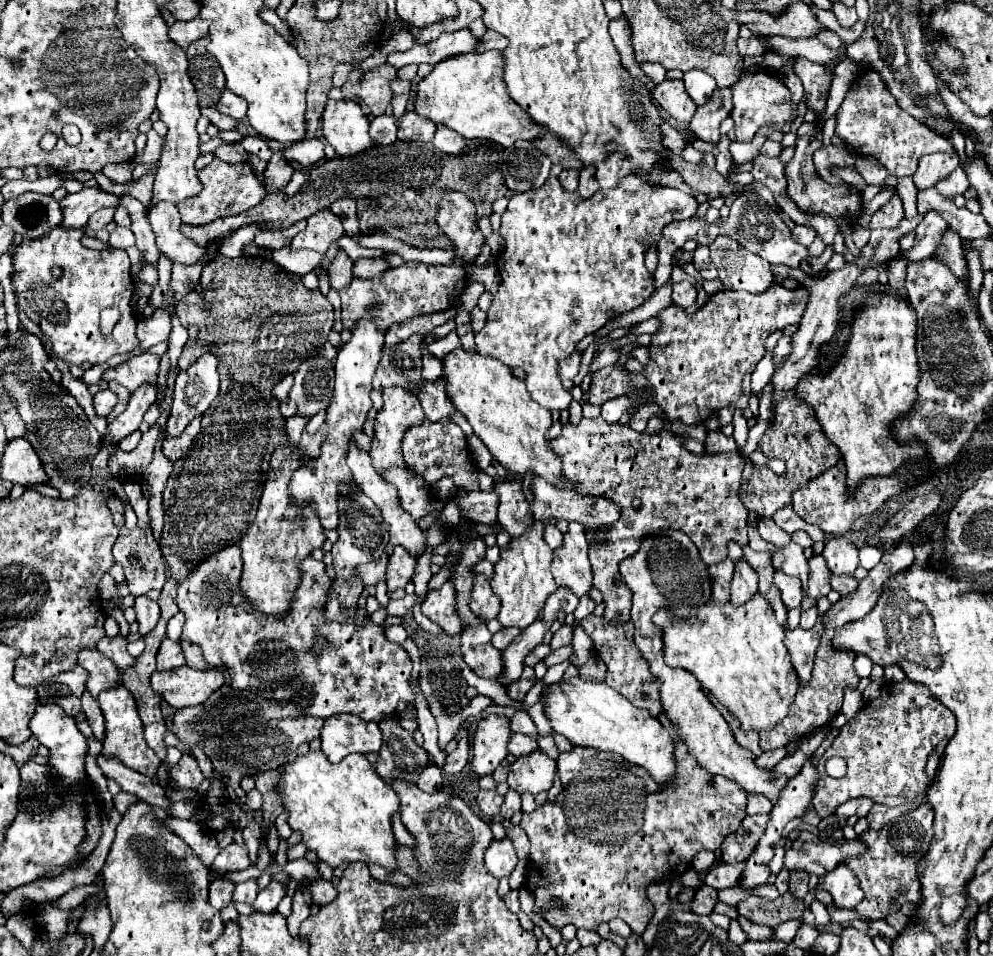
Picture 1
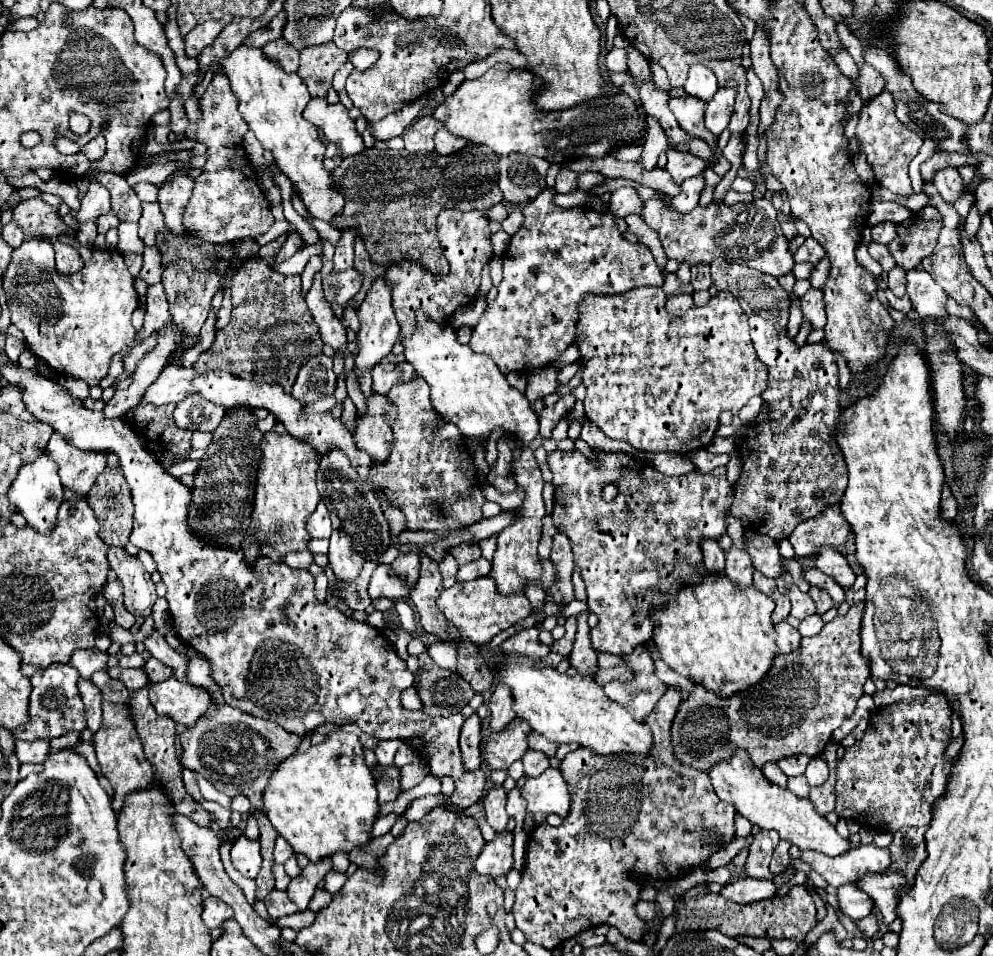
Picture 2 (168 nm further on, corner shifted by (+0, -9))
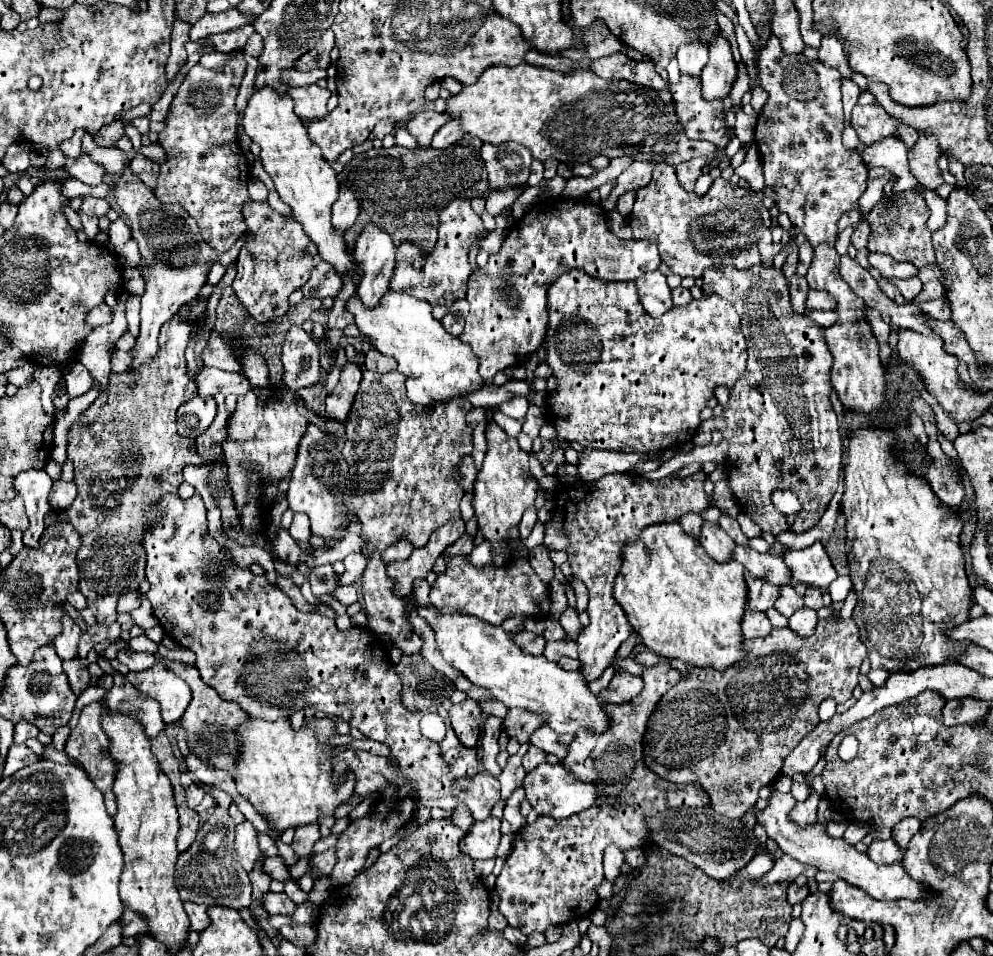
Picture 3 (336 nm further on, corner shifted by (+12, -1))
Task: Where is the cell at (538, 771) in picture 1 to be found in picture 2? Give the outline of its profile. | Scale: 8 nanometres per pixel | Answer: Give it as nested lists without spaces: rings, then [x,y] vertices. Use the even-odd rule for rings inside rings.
[[[549,767],[539,777],[527,777],[519,793],[527,801],[527,811],[531,813],[559,813],[561,817],[569,813],[571,797],[559,769]]]

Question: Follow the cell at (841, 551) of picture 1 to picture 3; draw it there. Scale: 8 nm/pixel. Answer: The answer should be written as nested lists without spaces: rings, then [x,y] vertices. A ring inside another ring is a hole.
[[[821,543],[799,551],[787,551],[783,561],[791,571],[793,583],[805,583],[811,587],[827,589],[829,583],[837,579],[837,573]]]

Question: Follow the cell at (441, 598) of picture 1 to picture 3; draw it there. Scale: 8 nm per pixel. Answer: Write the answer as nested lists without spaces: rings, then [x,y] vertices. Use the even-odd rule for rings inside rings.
[[[467,555],[445,557],[447,569],[431,585],[429,599],[441,611],[461,611],[485,619],[487,623],[501,625],[513,615],[547,619],[551,611],[551,587],[541,581],[529,565],[529,559],[513,559],[511,565],[503,567],[475,567]]]

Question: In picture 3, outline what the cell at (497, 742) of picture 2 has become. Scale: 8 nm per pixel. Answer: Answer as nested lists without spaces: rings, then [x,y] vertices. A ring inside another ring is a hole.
[[[509,709],[507,717],[505,717],[509,737],[515,737],[519,743],[527,743],[531,733],[537,727],[541,727],[543,723],[545,723],[545,719],[539,713],[531,713],[525,709]]]

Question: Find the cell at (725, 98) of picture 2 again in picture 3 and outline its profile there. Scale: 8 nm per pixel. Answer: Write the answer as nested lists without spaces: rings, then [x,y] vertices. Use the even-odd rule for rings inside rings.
[[[719,31],[709,41],[709,61],[701,73],[705,99],[709,99],[709,101],[725,99],[735,77],[737,77],[737,65],[733,61],[731,43]]]

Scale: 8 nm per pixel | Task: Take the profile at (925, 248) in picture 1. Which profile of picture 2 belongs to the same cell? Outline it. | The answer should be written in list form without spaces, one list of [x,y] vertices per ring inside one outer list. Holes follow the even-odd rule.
[[[895,265],[891,271],[889,271],[889,281],[887,281],[887,285],[889,285],[889,289],[895,293],[895,295],[905,295],[905,277],[907,277],[907,269],[903,269],[898,265]]]

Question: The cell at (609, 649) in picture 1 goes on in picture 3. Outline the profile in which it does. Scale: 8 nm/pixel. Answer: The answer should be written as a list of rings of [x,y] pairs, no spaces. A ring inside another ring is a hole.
[[[619,673],[619,679],[611,679],[609,687],[605,691],[601,691],[601,699],[609,701],[609,703],[627,703],[629,699],[633,699],[643,683],[641,677],[633,677],[629,673]]]

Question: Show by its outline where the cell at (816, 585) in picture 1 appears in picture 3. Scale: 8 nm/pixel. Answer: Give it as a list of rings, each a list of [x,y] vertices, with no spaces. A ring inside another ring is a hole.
[[[807,587],[805,591],[805,607],[809,609],[821,609],[823,607],[823,591],[821,589],[813,589],[813,587]]]

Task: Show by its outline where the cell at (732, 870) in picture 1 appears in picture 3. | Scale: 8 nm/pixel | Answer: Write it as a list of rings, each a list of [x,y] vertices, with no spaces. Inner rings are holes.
[[[781,855],[779,859],[775,859],[773,869],[771,869],[767,875],[763,875],[763,877],[759,879],[759,883],[769,883],[769,885],[773,885],[773,883],[777,883],[777,881],[795,879],[797,875],[813,877],[815,873],[817,873],[815,867],[803,865],[803,863],[799,863],[797,859],[793,859],[793,857],[789,857],[789,855]]]

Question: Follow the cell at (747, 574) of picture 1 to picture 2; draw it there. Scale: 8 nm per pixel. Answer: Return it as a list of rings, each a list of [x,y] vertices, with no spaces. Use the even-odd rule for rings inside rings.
[[[731,547],[731,551],[725,553],[727,565],[725,565],[725,575],[731,579],[733,585],[745,587],[753,583],[753,563],[747,551]]]

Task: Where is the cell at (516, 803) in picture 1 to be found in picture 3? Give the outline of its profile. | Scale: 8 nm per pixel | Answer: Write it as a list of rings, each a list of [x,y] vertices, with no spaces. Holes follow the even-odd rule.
[[[529,743],[521,745],[519,751],[517,751],[515,755],[511,755],[509,761],[507,761],[507,765],[503,767],[503,771],[501,771],[501,775],[499,775],[501,797],[503,797],[503,799],[511,797],[511,793],[517,789],[517,783],[523,781],[523,777],[525,777],[525,769],[523,769],[523,765],[521,765],[521,757],[529,751],[529,747],[531,747]]]

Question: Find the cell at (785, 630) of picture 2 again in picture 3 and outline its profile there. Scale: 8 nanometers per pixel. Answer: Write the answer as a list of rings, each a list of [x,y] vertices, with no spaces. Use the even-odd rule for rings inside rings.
[[[747,609],[743,613],[743,621],[741,621],[741,633],[745,635],[745,639],[755,639],[755,637],[765,637],[771,631],[771,623],[767,619],[765,613],[759,611],[751,611]]]

